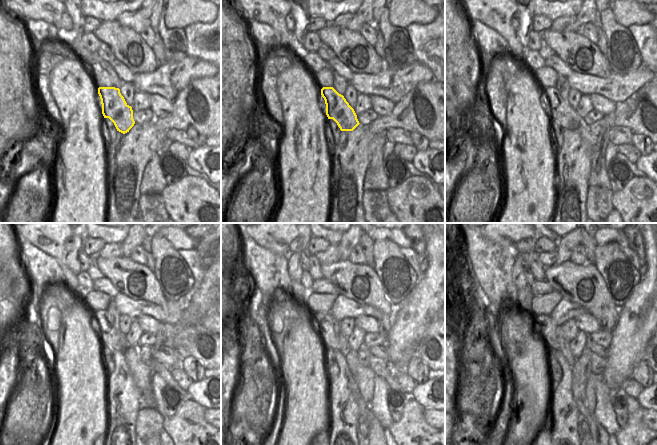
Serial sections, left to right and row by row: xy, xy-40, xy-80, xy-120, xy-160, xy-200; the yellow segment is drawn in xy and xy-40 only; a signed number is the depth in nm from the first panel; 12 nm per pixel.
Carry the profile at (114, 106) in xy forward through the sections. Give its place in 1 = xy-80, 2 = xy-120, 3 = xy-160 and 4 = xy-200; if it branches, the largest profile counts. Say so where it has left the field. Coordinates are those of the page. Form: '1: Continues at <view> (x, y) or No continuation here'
1: Continues at xy-80 (560, 110)
2: Continues at xy-120 (111, 336)
3: Continues at xy-160 (332, 336)
4: Continues at xy-200 (549, 330)

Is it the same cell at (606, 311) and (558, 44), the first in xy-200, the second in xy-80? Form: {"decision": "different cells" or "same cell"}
{"decision": "same cell"}

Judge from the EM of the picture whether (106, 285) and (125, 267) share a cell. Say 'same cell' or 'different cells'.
different cells

